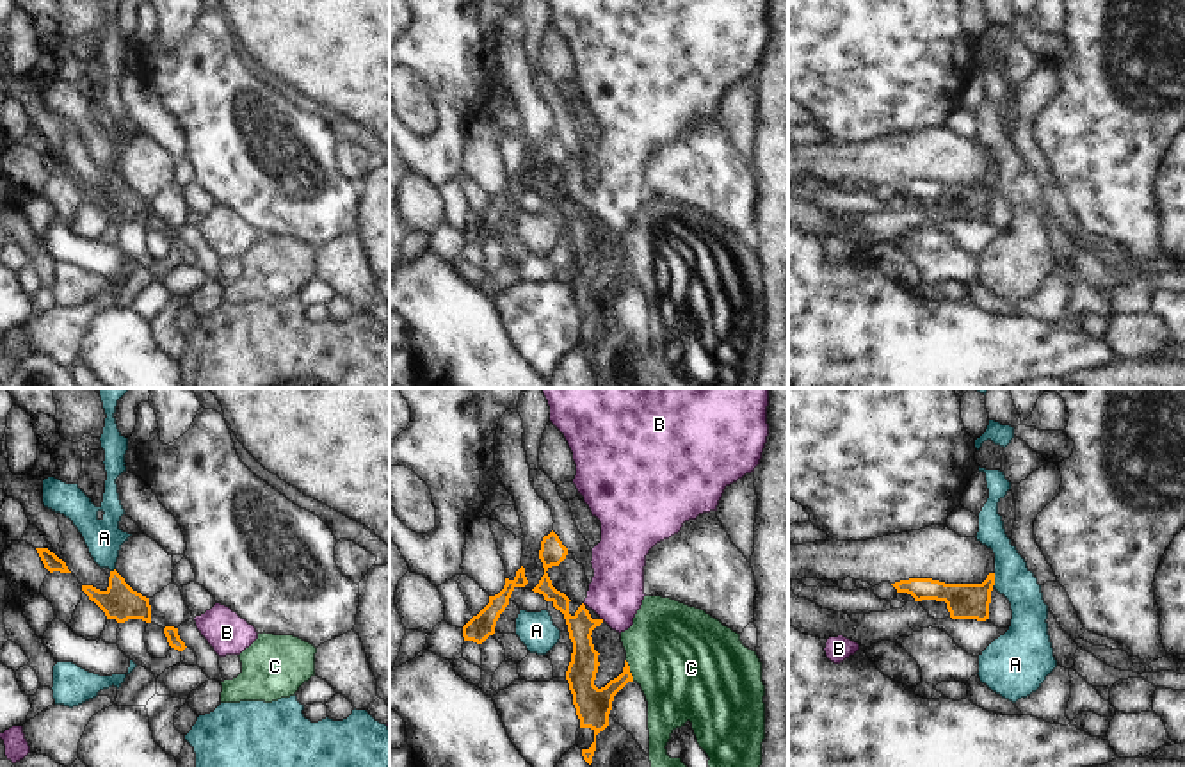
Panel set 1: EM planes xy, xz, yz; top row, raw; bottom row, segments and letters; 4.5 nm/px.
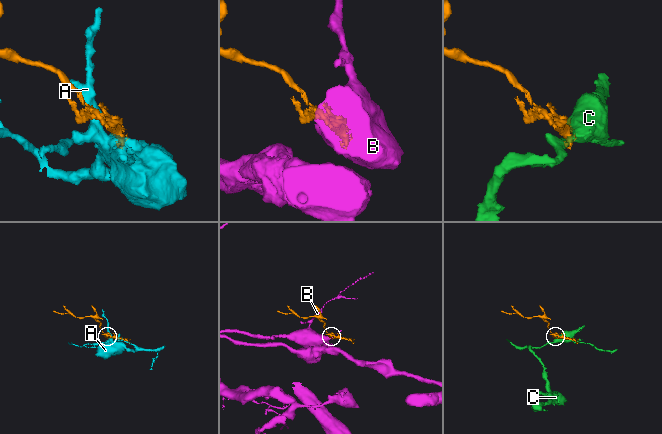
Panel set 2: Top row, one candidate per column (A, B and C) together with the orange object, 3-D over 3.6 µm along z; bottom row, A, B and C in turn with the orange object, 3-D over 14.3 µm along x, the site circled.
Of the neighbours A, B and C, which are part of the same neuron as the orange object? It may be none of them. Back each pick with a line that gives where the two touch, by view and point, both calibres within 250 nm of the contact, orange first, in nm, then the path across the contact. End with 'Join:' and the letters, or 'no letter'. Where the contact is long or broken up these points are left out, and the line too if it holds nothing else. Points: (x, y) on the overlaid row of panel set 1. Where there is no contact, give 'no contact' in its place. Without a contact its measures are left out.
Join: no letter

